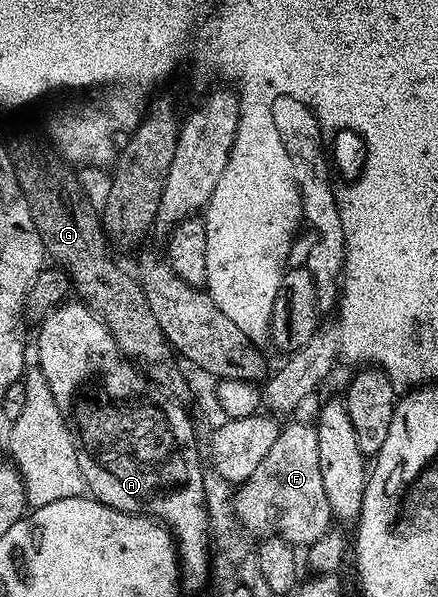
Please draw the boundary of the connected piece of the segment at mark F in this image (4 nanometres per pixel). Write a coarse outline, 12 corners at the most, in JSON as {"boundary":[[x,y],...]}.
{"boundary":[[281,428],[235,490],[260,539],[307,547],[334,518],[315,428]]}

